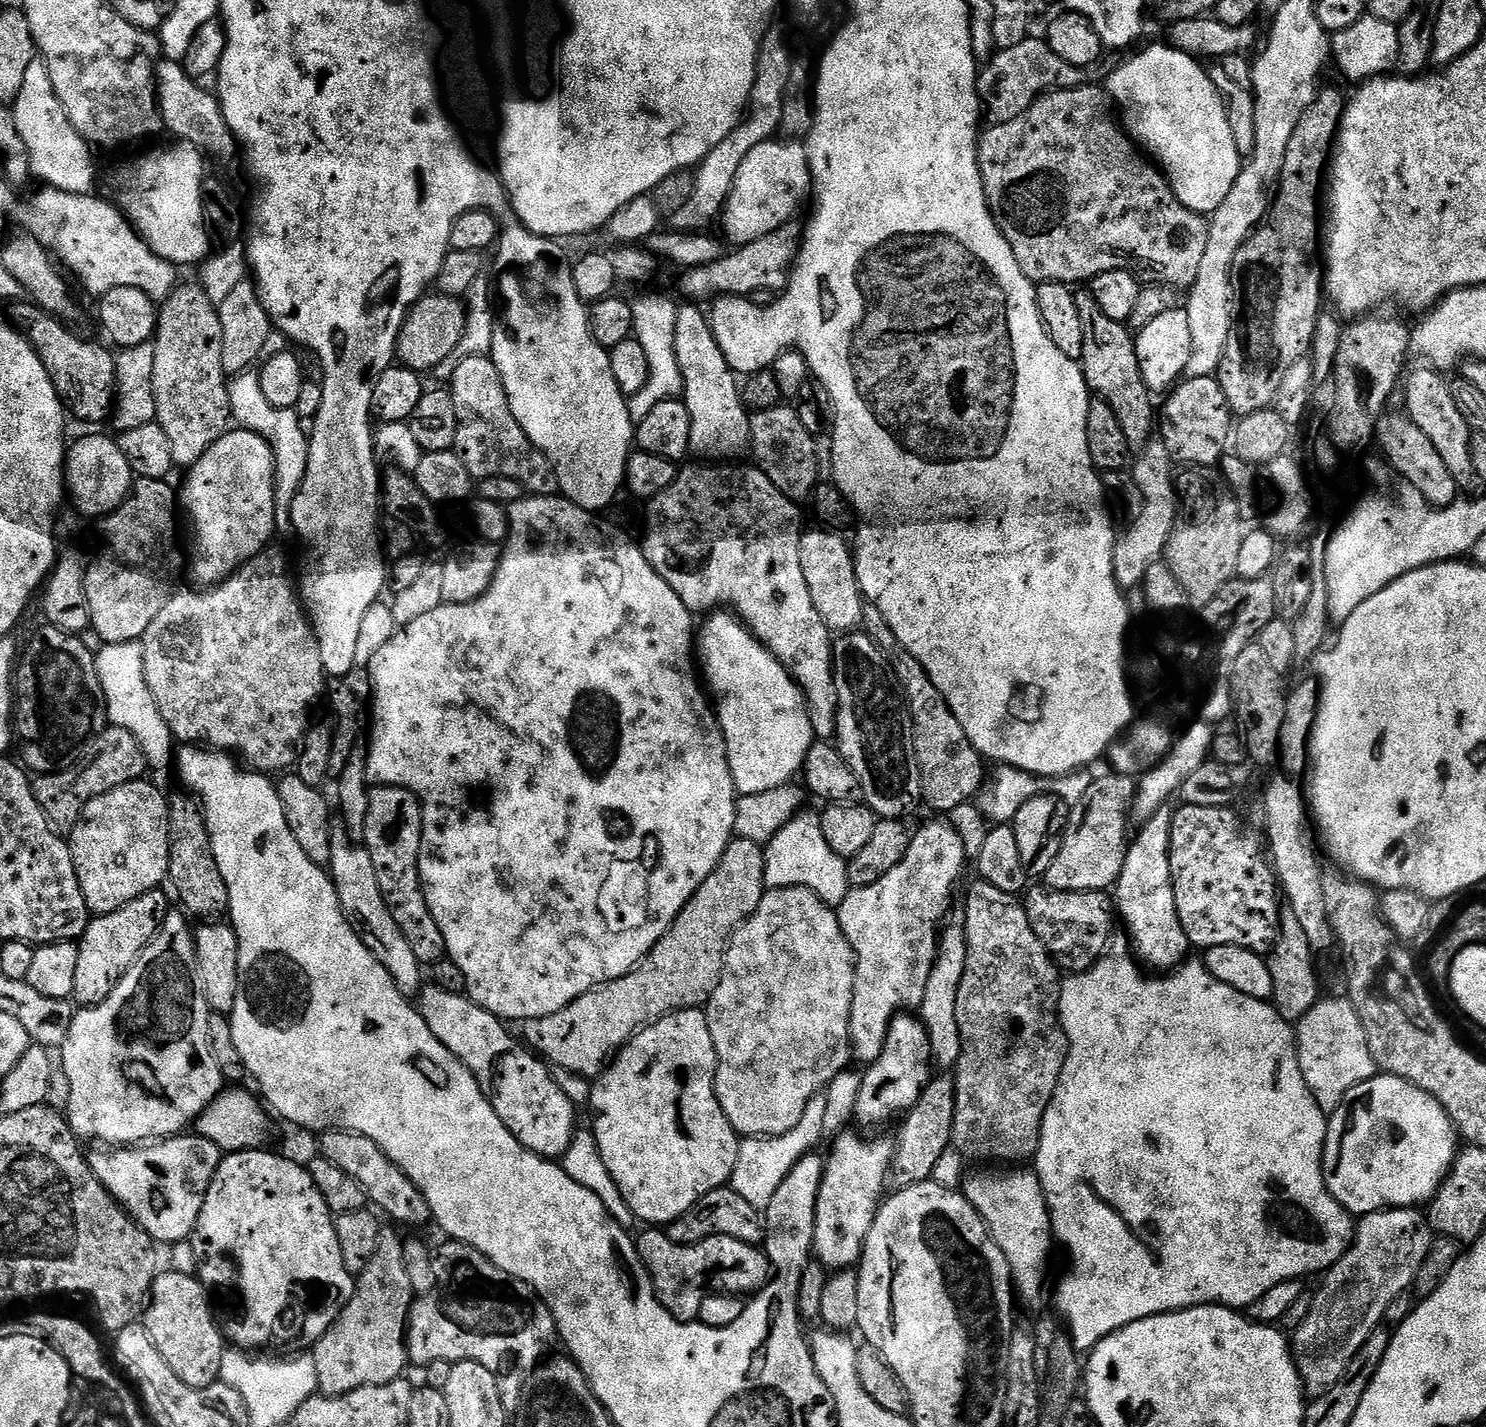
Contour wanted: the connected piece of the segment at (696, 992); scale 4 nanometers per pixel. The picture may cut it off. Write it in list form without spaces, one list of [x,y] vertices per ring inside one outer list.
[[[733,838],[726,846],[710,878],[706,878],[706,882],[698,886],[698,890],[692,895],[690,902],[686,902],[686,906],[678,914],[670,930],[640,961],[639,966],[621,980],[615,980],[594,989],[593,992],[582,994],[582,998],[558,1010],[558,1014],[527,1021],[523,1025],[525,1036],[523,1039],[527,1047],[543,1057],[552,1068],[561,1068],[585,1078],[599,1076],[616,1053],[648,1025],[661,1020],[664,1016],[669,1016],[671,1012],[707,1005],[720,981],[724,951],[732,941],[732,933],[750,918],[750,914],[754,914],[754,910],[758,910],[765,891],[764,848],[754,842]]]

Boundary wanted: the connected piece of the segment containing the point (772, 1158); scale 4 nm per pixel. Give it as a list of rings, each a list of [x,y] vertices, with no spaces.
[[[824,1094],[815,1096],[806,1106],[802,1118],[798,1118],[798,1126],[794,1126],[794,1130],[788,1130],[786,1134],[741,1139],[738,1162],[734,1162],[730,1187],[738,1194],[742,1194],[742,1198],[746,1198],[750,1206],[767,1210],[770,1206],[770,1198],[774,1198],[778,1186],[782,1186],[782,1182],[786,1180],[786,1174],[790,1174],[790,1170],[794,1170],[796,1163],[803,1156],[809,1155],[815,1149],[812,1147],[823,1138],[824,1123],[828,1120],[826,1097],[827,1095]]]

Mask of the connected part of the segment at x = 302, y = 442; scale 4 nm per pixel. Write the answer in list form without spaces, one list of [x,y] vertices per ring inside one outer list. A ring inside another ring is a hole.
[[[249,370],[233,379],[229,387],[232,420],[243,431],[258,433],[272,448],[275,458],[275,504],[279,517],[291,515],[294,498],[300,492],[301,484],[305,480],[306,466],[309,464],[309,437],[304,432],[303,421],[295,409],[271,406],[262,392],[259,371]]]

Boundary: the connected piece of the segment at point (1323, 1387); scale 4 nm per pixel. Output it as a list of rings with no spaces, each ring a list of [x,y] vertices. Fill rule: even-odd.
[[[1419,1207],[1386,1208],[1382,1212],[1371,1212],[1368,1216],[1359,1217],[1352,1247],[1321,1279],[1325,1280],[1321,1282],[1316,1296],[1311,1297],[1312,1309],[1310,1314],[1306,1314],[1306,1322],[1302,1322],[1302,1326],[1298,1326],[1290,1336],[1292,1361],[1296,1363],[1303,1391],[1309,1397],[1326,1395],[1339,1380],[1348,1375],[1350,1362],[1362,1348],[1362,1342],[1366,1342],[1373,1330],[1381,1327],[1383,1320],[1380,1319],[1399,1298],[1400,1292],[1413,1287],[1418,1266],[1422,1266],[1433,1239],[1428,1217]]]

